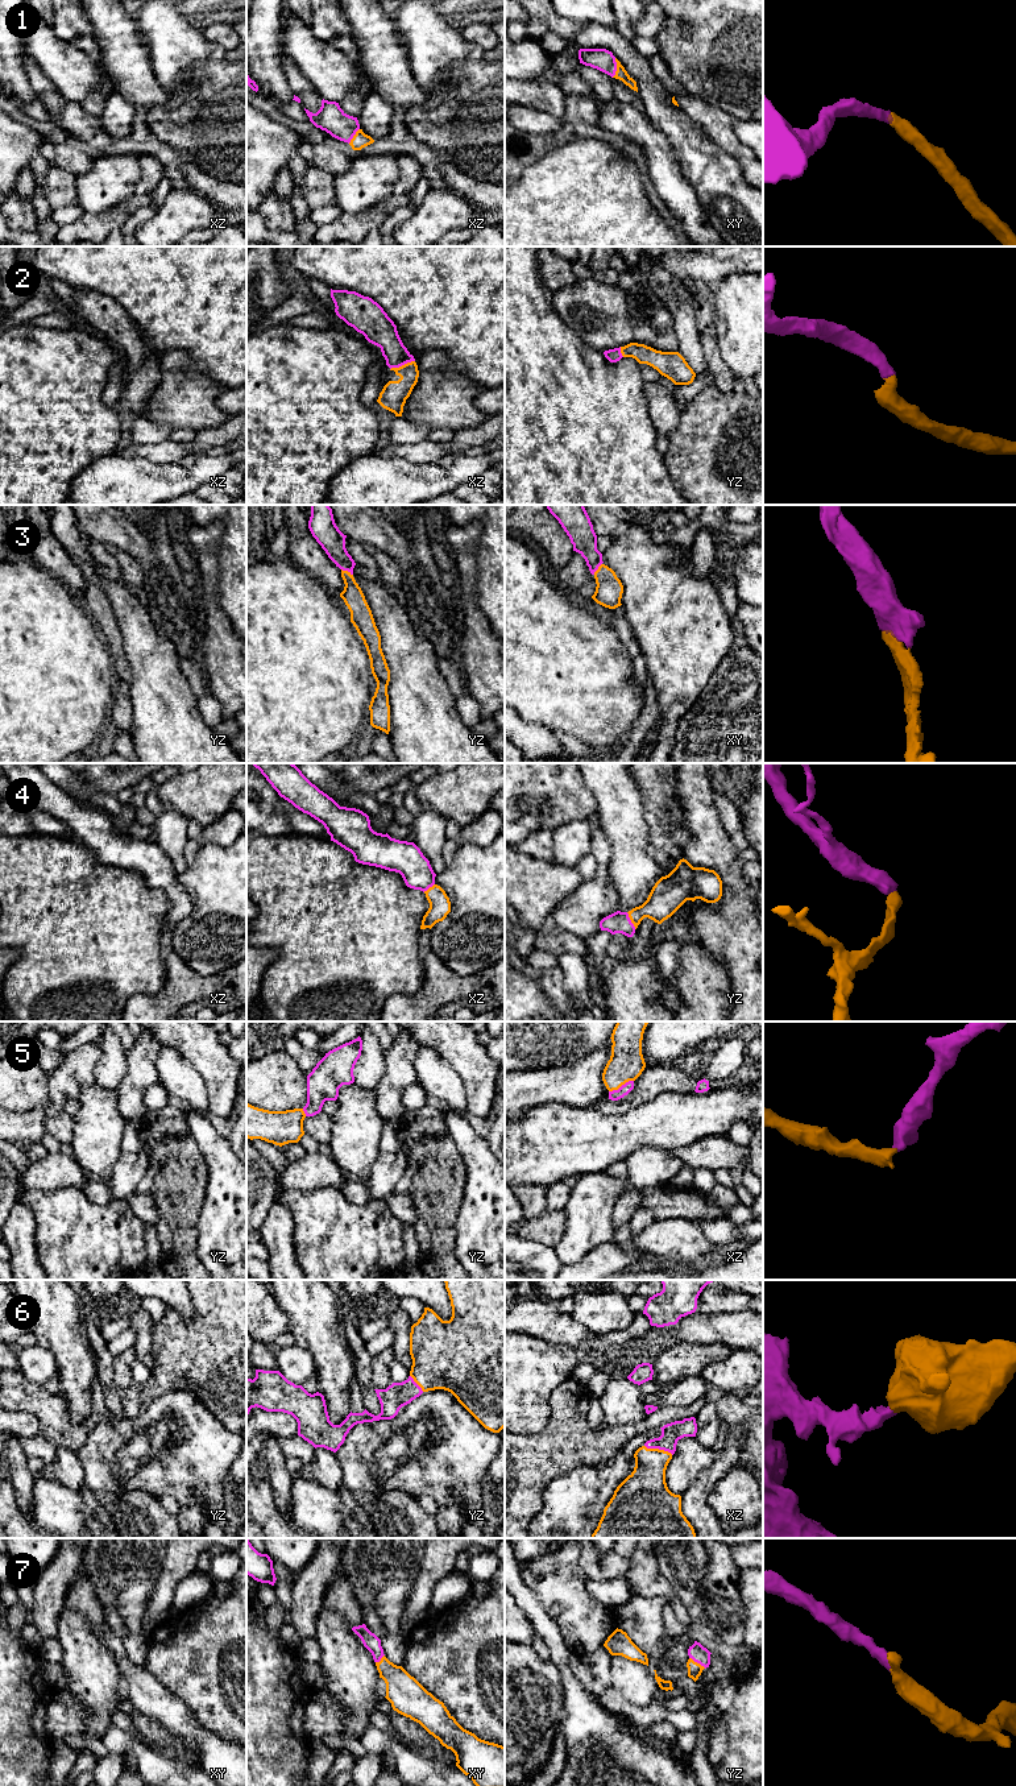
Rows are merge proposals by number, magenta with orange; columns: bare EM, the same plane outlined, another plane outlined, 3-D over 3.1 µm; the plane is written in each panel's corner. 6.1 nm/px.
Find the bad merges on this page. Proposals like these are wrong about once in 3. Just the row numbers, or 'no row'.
no row

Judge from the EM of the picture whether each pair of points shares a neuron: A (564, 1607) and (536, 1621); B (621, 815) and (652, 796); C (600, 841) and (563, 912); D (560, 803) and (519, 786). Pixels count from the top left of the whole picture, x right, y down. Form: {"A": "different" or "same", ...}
{"A": "different", "B": "different", "C": "same", "D": "same"}

